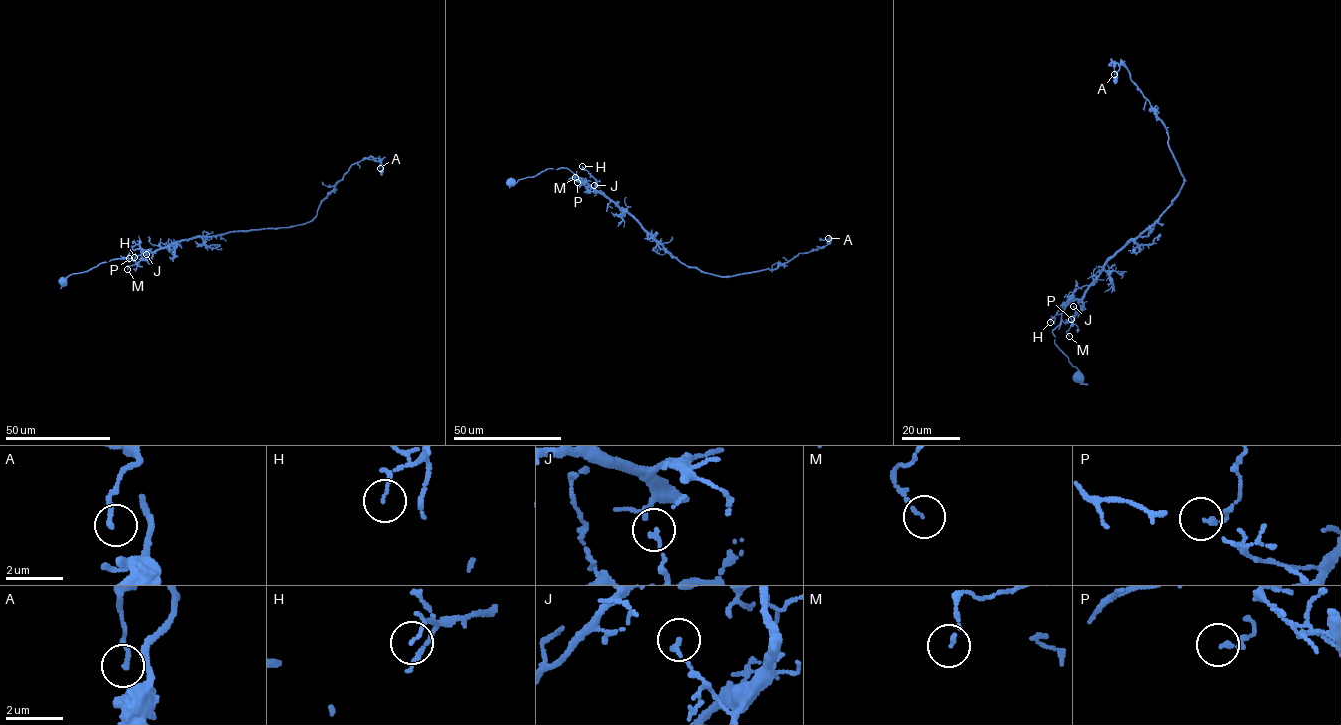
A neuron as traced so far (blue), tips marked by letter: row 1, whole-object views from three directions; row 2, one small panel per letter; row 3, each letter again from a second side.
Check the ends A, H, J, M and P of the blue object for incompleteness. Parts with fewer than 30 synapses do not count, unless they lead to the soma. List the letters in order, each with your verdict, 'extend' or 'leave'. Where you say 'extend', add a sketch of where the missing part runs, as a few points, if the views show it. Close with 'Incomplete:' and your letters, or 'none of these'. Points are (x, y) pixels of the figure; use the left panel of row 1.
A: leave
H: leave
J: leave
M: leave
P: leave
Incomplete: none of these

